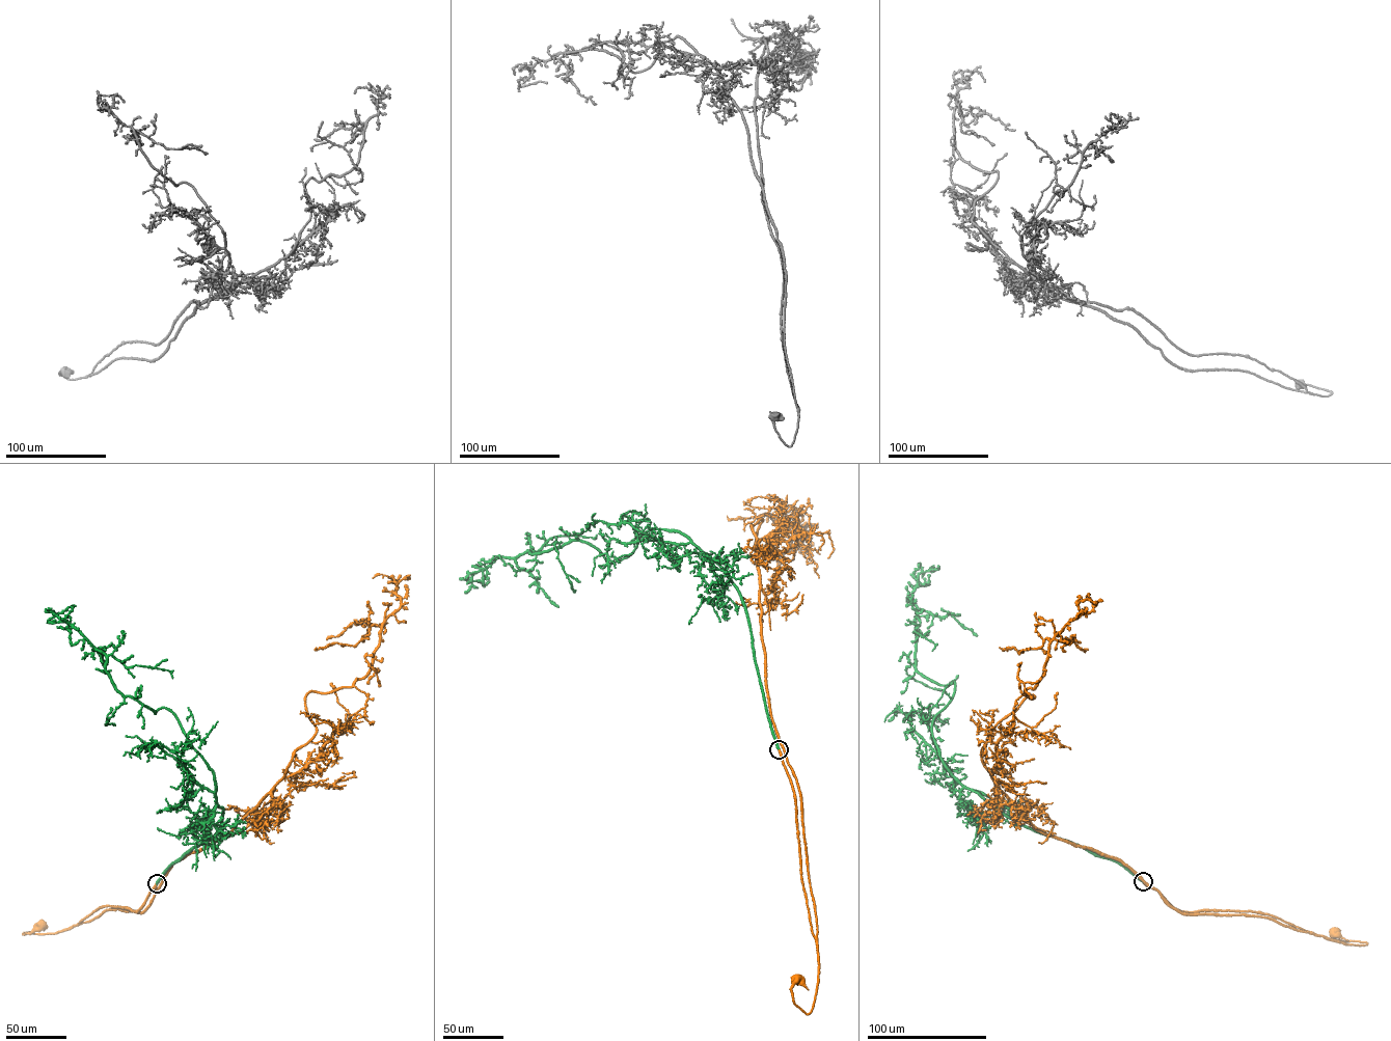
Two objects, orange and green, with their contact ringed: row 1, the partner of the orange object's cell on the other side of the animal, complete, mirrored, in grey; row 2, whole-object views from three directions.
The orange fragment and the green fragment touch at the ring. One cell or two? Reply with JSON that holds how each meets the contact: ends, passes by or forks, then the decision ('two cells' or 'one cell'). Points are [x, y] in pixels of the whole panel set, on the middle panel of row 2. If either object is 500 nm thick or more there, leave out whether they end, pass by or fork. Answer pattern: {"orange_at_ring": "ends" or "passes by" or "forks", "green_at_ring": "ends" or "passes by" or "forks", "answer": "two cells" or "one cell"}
{"answer": "one cell"}

